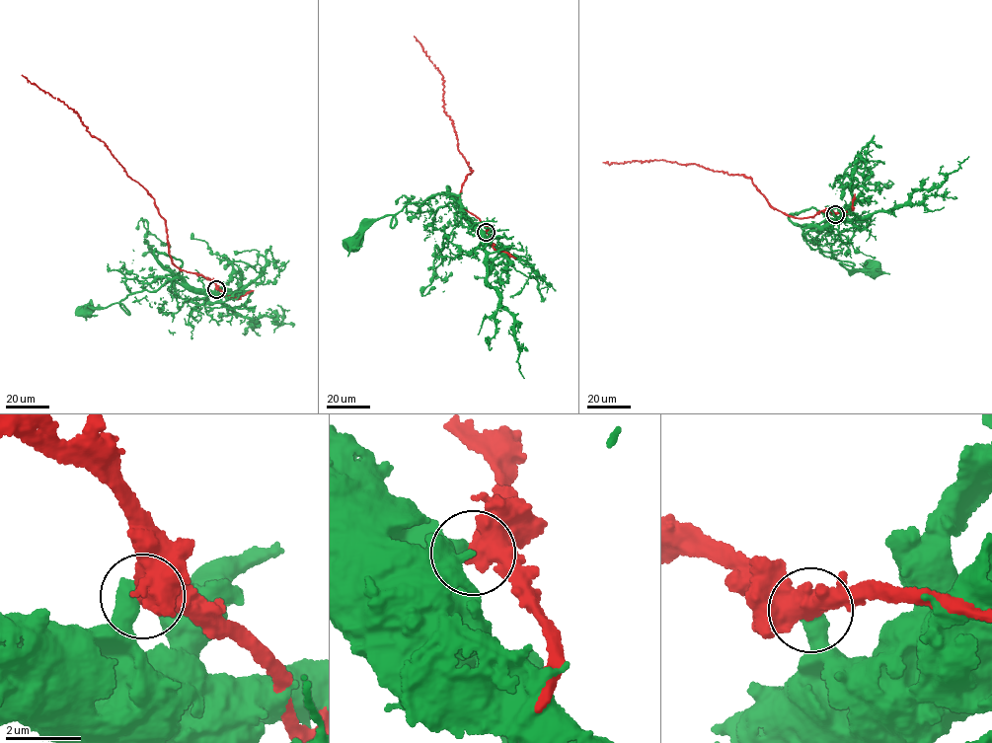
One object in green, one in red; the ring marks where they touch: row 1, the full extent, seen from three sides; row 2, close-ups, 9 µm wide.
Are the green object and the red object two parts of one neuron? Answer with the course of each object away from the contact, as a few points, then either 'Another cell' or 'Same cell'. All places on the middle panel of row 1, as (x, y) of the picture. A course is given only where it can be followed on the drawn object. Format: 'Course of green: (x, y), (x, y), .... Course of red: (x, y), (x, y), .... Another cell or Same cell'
Course of green: (485, 232), (439, 193), (407, 203), (393, 227), (391, 215), (369, 221), (353, 245). Course of red: (485, 232), (486, 225), (461, 203), (462, 184), (472, 171), (444, 111), (442, 75), (414, 36). Another cell

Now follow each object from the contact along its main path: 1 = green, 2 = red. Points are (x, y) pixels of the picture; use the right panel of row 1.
1: (835, 213), (806, 233), (807, 243), (824, 256), (851, 261), (840, 263), (851, 271), (876, 269)
2: (835, 213), (826, 210), (797, 218), (784, 214), (770, 204), (750, 178), (694, 164), (664, 160), (602, 163)

